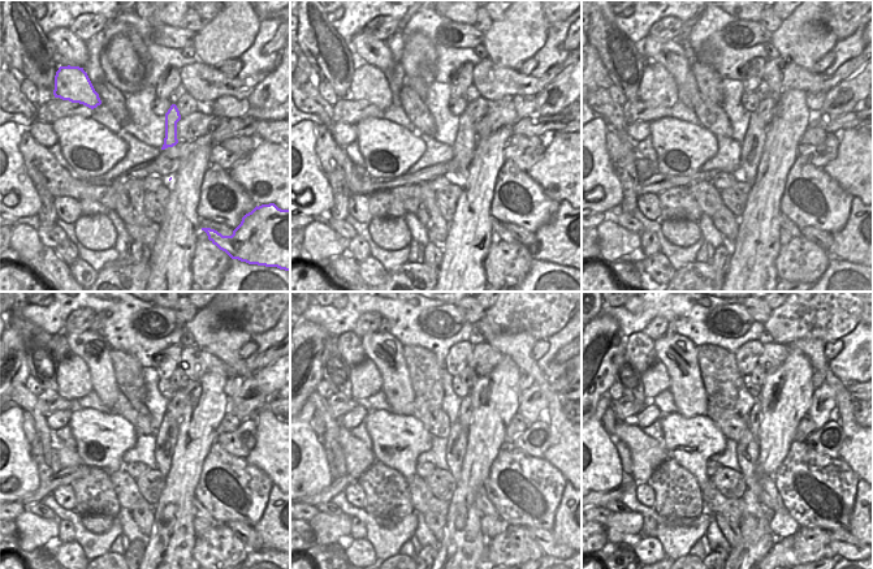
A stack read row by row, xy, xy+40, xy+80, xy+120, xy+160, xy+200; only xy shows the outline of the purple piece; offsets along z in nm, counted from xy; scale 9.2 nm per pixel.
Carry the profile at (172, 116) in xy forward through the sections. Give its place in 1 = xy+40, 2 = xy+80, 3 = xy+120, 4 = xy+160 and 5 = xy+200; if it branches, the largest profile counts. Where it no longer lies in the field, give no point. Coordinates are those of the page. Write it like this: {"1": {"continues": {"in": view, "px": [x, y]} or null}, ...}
{"1": {"continues": {"in": "xy+40", "px": [465, 143]}}, "2": {"continues": {"in": "xy+80", "px": [752, 145]}}, "3": {"continues": {"in": "xy+120", "px": [167, 435]}}, "4": {"continues": {"in": "xy+160", "px": [457, 442]}}, "5": {"continues": {"in": "xy+200", "px": [761, 485]}}}

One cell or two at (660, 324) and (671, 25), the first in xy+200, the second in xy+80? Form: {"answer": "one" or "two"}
{"answer": "one"}

